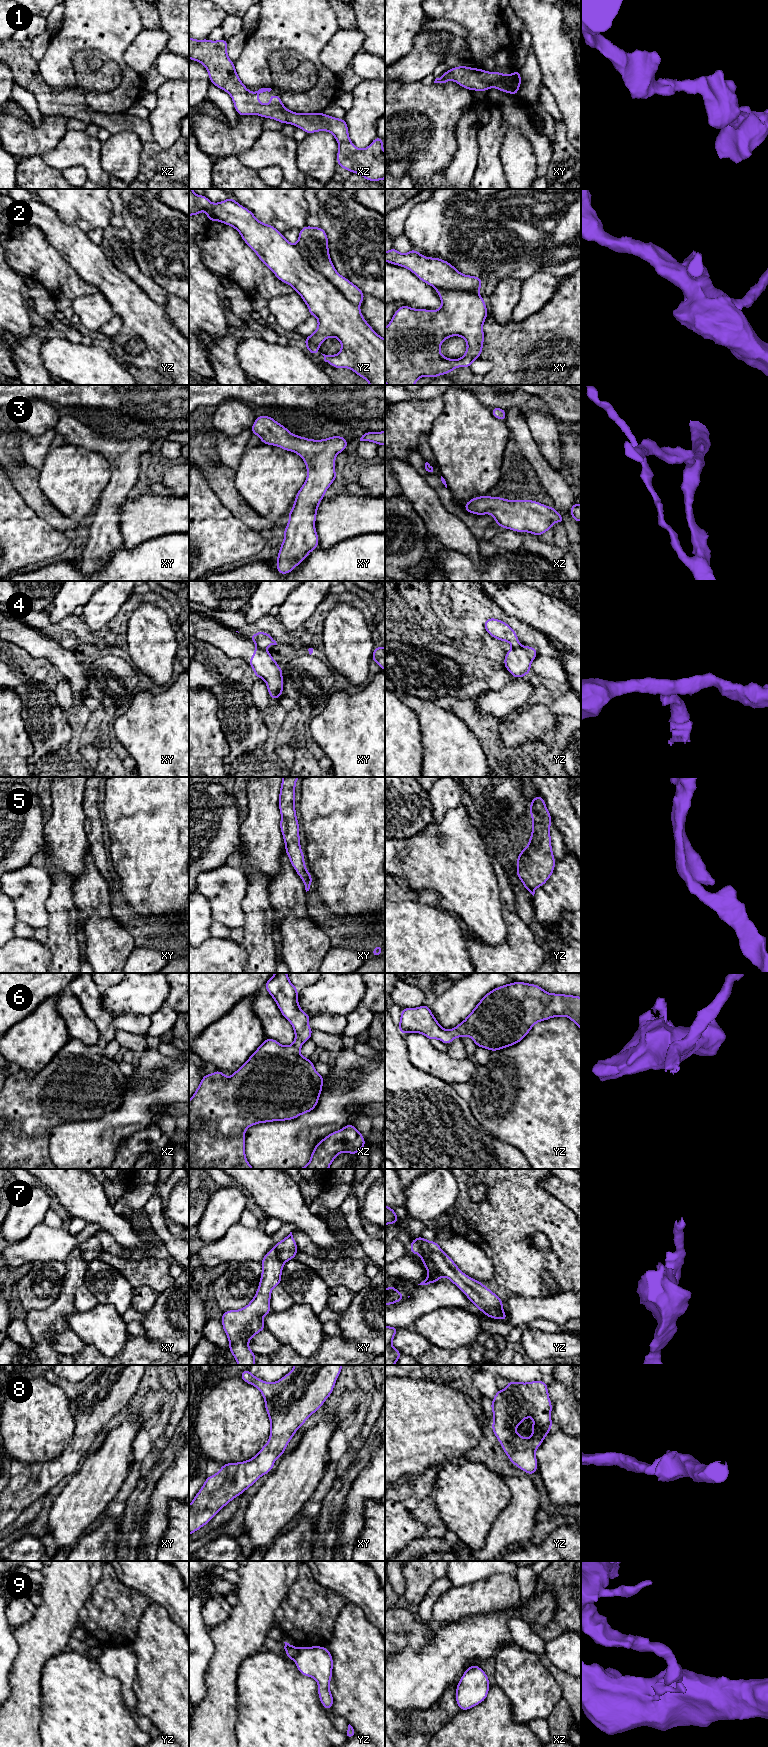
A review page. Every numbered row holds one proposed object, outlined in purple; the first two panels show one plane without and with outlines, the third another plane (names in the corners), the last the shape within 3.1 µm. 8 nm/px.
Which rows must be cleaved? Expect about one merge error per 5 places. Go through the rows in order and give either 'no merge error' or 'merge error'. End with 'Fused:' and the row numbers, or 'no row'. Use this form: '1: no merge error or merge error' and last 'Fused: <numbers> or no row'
1: no merge error
2: merge error
3: no merge error
4: merge error
5: no merge error
6: no merge error
7: merge error
8: no merge error
9: merge error
Fused: 2, 4, 7, 9

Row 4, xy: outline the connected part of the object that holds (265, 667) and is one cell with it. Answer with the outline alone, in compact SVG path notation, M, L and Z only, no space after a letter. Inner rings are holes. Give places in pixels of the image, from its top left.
M256 647L249 665L254 669L254 677L260 677L267 684L271 699L276 700L283 694L283 669L268 651Z

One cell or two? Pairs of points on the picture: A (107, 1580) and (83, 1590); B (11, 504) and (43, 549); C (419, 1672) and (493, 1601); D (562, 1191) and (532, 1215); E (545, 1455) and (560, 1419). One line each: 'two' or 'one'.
A: two
B: one
C: two
D: two
E: two

